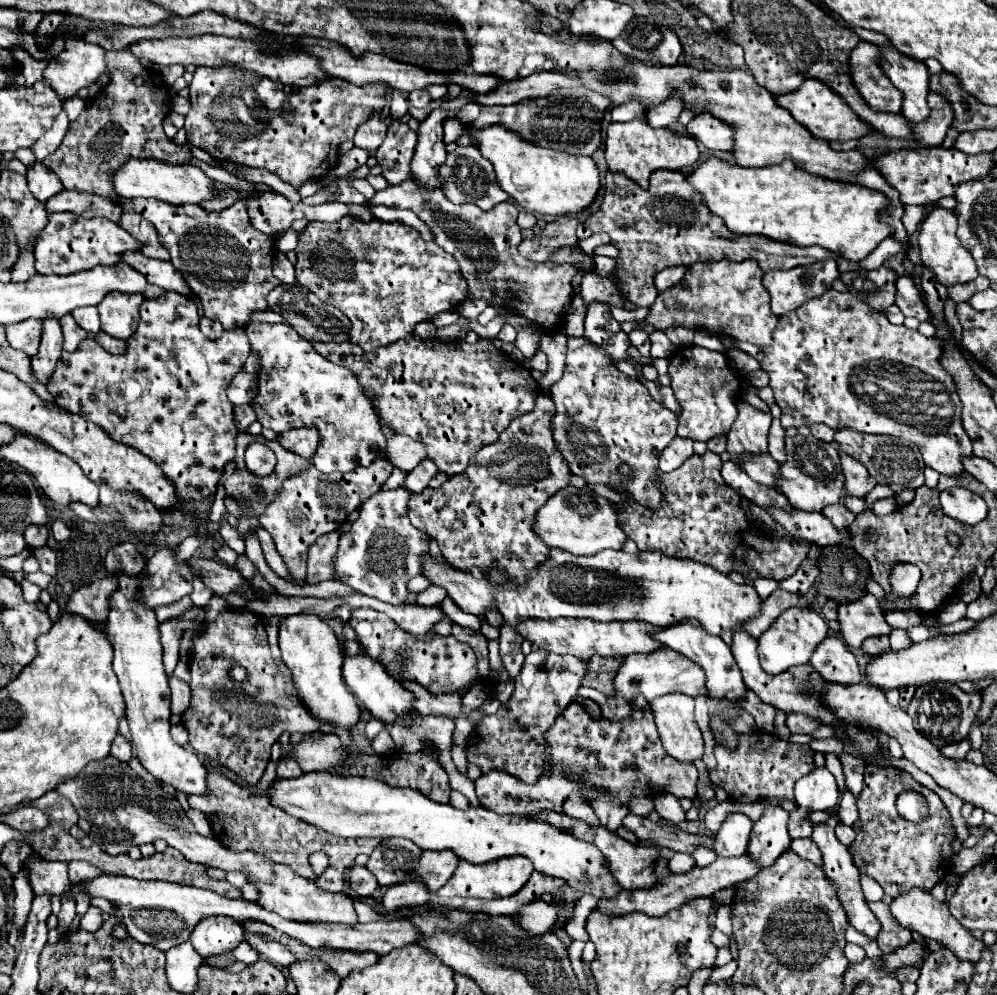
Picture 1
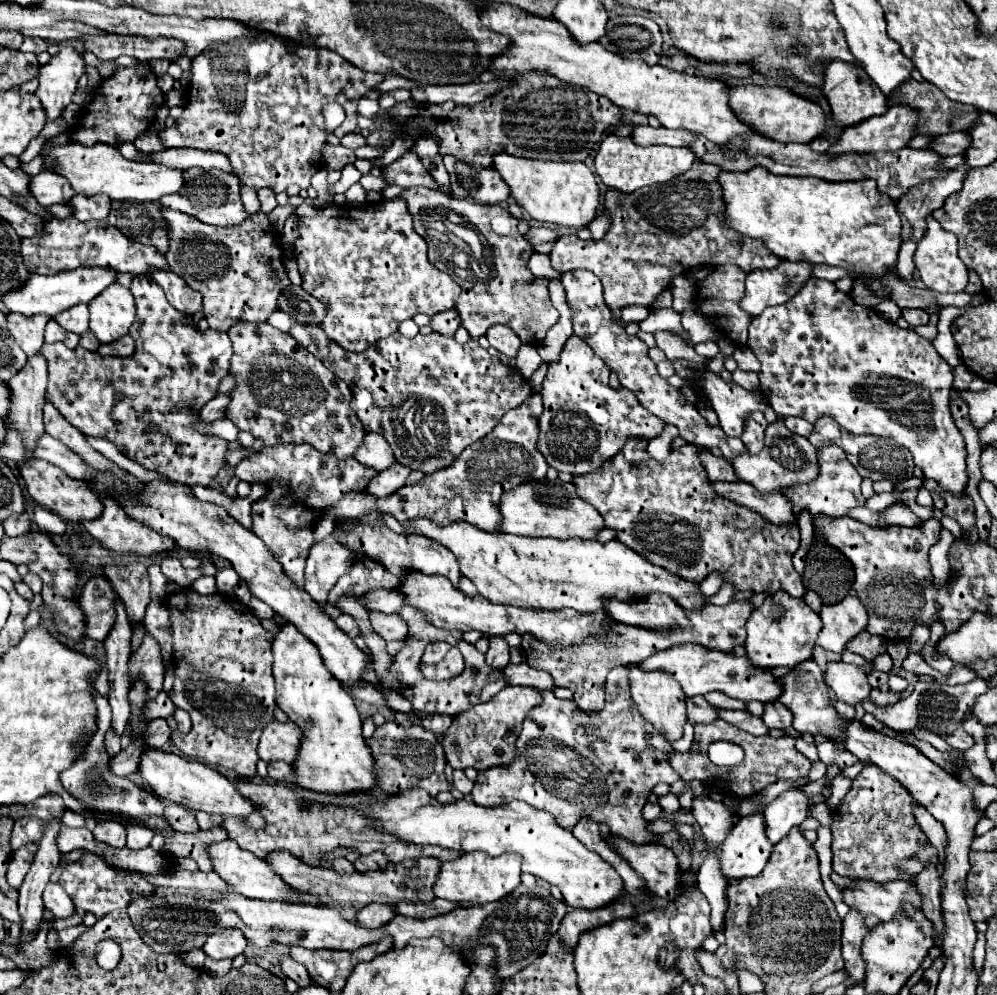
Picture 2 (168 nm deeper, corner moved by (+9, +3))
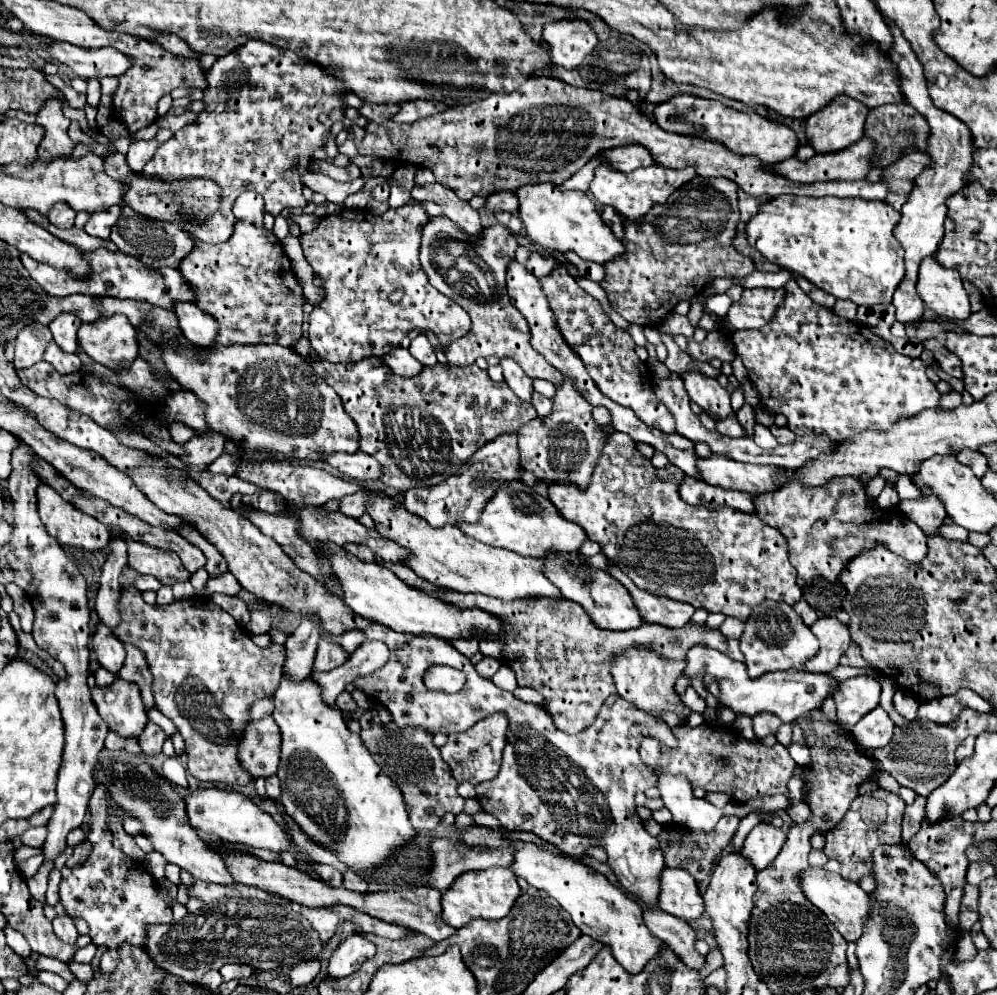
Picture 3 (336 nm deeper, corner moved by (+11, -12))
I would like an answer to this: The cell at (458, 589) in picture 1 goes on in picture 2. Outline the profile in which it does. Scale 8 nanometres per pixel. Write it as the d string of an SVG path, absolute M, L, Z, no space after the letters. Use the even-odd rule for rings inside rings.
M355 524L351 532L343 536L343 544L347 544L353 550L365 552L369 558L379 560L391 574L395 574L399 580L407 576L407 572L423 572L427 576L443 576L459 588L461 572L459 564L455 560L455 554L449 548L443 548L443 544L435 544L435 540L427 540L425 536L411 536L411 534L395 534L389 528L377 528L377 526L367 526L367 524Z

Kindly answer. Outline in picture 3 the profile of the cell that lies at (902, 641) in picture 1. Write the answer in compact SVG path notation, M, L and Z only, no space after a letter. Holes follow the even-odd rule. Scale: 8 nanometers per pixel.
M859 675L843 681L833 695L839 723L851 731L861 717L879 705L879 695L881 685L871 677Z

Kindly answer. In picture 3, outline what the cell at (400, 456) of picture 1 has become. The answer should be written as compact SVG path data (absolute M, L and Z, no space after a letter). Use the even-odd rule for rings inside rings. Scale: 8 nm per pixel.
M337 451L333 455L323 457L321 461L353 481L377 481L381 477L381 465L363 451L351 455Z

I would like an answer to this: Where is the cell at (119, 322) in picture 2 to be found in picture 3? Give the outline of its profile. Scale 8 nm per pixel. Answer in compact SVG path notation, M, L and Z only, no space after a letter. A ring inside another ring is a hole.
M115 315L109 319L101 317L91 325L81 325L79 345L93 361L113 371L129 369L139 357L137 331L129 325L125 315Z

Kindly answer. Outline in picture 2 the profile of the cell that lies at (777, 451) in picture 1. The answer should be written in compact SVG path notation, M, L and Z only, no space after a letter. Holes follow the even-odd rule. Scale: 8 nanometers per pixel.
M753 412L747 422L745 422L745 432L741 436L741 440L745 442L747 450L751 454L757 454L763 450L763 438L765 438L765 428L767 428L767 420L763 416L763 412Z

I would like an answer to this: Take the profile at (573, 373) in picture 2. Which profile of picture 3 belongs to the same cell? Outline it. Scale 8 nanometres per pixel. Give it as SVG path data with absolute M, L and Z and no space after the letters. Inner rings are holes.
M569 379L557 387L557 395L553 399L553 411L547 417L535 417L519 429L519 463L521 469L531 471L535 477L547 481L573 481L581 489L587 487L591 473L601 457L601 449L605 447L605 435L613 433L613 427L599 427L591 417L593 407L579 395Z

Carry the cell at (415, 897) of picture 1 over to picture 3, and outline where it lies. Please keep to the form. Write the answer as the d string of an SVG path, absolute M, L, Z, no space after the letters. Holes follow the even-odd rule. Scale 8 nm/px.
M355 933L347 937L331 955L327 965L327 977L329 979L349 977L353 971L359 971L359 967L373 955L375 955L373 943Z

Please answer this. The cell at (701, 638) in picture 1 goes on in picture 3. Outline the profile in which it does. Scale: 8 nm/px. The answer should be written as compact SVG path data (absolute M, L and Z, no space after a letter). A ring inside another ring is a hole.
M549 551L549 555L543 557L543 575L553 585L559 587L559 591L565 599L577 601L587 611L587 615L593 619L593 623L597 623L597 627L611 629L611 631L627 631L627 629L637 629L639 625L643 625L643 619L641 619L639 611L635 609L629 591L617 579L613 579L609 573L591 571L589 567L585 567L583 555L579 551L575 551L575 553Z

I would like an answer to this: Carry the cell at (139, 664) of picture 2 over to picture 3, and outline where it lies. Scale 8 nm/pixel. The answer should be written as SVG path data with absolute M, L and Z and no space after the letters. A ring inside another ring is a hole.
M115 679L107 687L93 687L91 697L99 715L113 733L125 739L141 735L149 719L137 685Z

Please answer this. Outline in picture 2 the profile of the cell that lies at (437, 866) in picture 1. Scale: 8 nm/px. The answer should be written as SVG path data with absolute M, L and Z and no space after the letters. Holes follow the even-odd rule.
M273 852L267 862L271 864L271 868L293 888L309 892L309 894L329 894L335 902L339 904L353 904L359 902L361 906L371 904L371 902L389 902L389 904L397 904L403 898L411 900L411 902L429 902L433 900L433 884L437 878L437 872L441 868L439 860L435 858L415 858L415 860L405 860L399 864L389 864L387 870L377 870L377 872L355 872L355 874L337 874L333 868L311 868L303 862L299 862L295 856L291 856L289 852Z

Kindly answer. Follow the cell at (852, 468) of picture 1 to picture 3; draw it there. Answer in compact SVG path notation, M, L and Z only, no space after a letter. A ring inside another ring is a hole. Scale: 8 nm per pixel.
M853 477L831 479L825 487L811 487L811 489L803 487L798 481L792 481L779 491L775 491L773 495L757 495L753 501L757 503L759 519L763 519L763 523L767 523L769 527L781 531L781 535L787 539L789 563L797 569L797 575L807 585L811 585L815 577L823 577L835 583L841 571L845 569L845 563L849 563L849 559L855 559L857 555L861 555L861 551L867 551L877 543L889 547L889 551L905 557L911 563L919 563L927 555L925 533L907 515L901 515L897 507L882 509L876 505L875 519L875 503L865 495L865 487Z

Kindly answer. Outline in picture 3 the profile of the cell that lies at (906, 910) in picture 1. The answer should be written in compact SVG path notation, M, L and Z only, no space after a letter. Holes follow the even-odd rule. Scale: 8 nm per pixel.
M807 867L799 875L799 883L801 883L803 895L807 895L807 899L833 923L833 927L847 941L857 941L859 939L863 923L869 917L871 901L869 901L869 895L857 883L849 883L839 873L831 873L827 869L823 869L823 867Z

